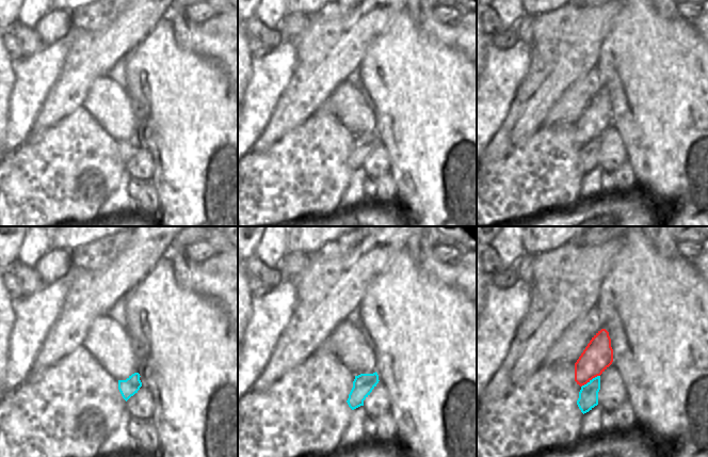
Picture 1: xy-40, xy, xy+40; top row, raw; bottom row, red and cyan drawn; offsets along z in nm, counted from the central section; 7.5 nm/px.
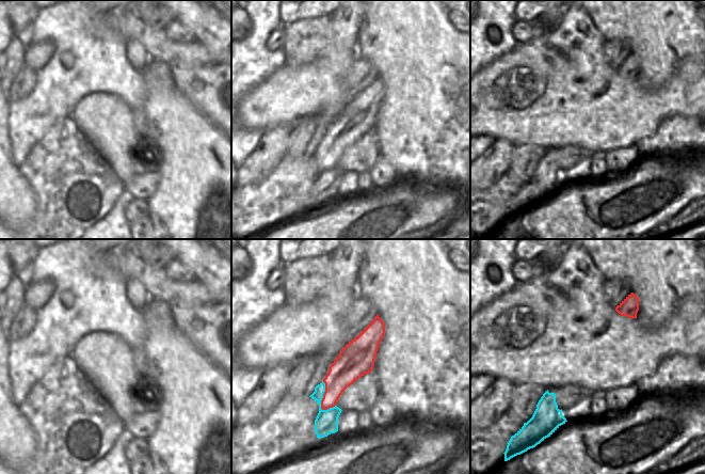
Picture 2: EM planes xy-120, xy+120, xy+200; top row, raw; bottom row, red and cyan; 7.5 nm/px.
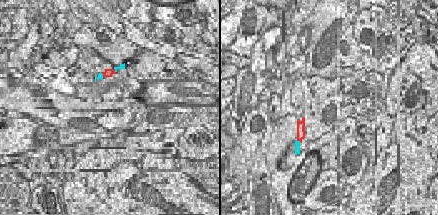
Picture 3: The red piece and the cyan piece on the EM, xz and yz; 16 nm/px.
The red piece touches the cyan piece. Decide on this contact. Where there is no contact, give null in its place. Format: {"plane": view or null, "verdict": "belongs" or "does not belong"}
{"plane": "xy+40", "verdict": "belongs"}

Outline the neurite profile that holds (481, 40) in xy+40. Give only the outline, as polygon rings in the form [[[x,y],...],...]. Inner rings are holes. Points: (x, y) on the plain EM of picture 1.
[[[477,3],[477,80],[485,67],[485,54],[487,52],[487,37],[483,35],[483,31]]]

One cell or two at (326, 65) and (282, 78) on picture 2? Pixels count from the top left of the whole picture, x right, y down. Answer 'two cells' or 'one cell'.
one cell

